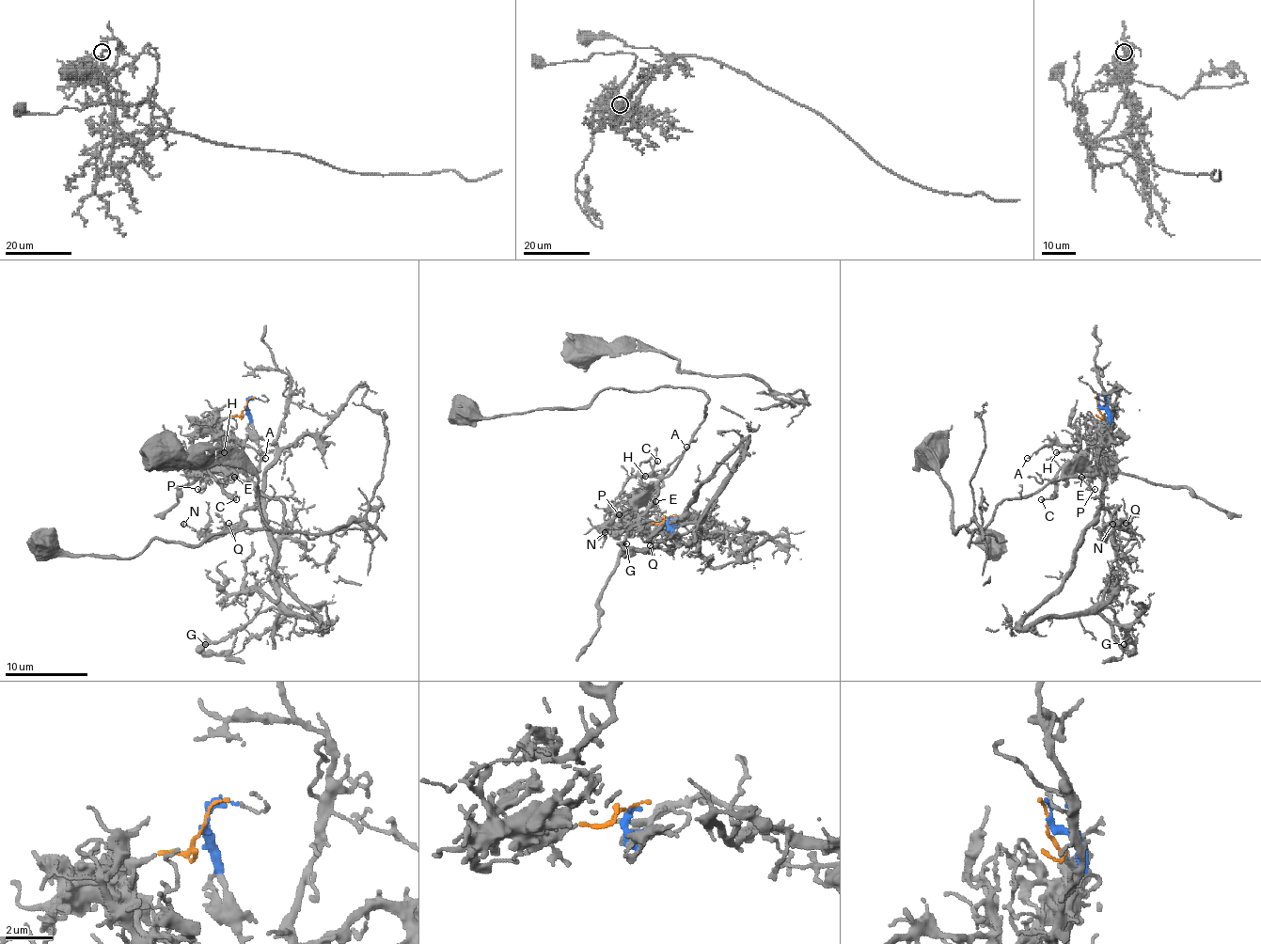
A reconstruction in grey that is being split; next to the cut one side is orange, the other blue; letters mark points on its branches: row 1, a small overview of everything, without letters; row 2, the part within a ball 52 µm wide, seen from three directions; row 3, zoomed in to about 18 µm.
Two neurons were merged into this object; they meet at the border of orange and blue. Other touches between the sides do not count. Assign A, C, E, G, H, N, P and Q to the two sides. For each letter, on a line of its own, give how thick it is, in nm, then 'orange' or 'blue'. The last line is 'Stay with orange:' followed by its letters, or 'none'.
A: 100 nm thick; orange
C: 150 nm thick; orange
E: 280 nm thick; orange
G: 360 nm thick; blue
H: 180 nm thick; orange
N: 170 nm thick; blue
P: 130 nm thick; orange
Q: 130 nm thick; blue
Stay with orange: A, C, E, H, P

